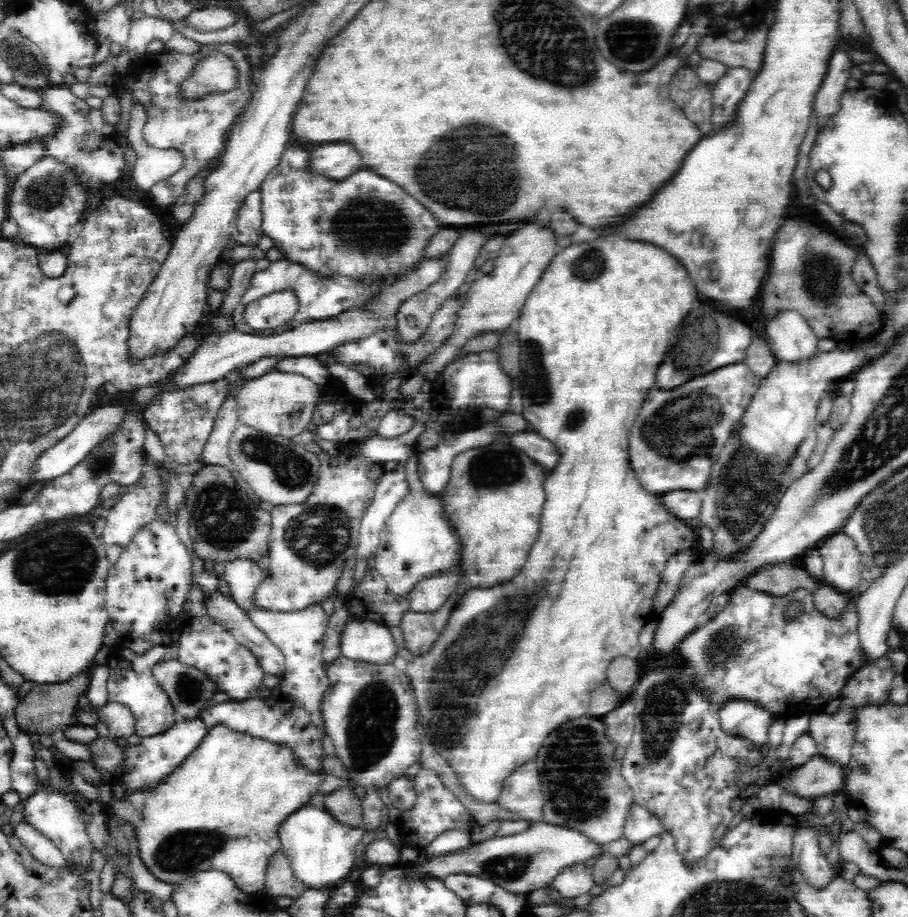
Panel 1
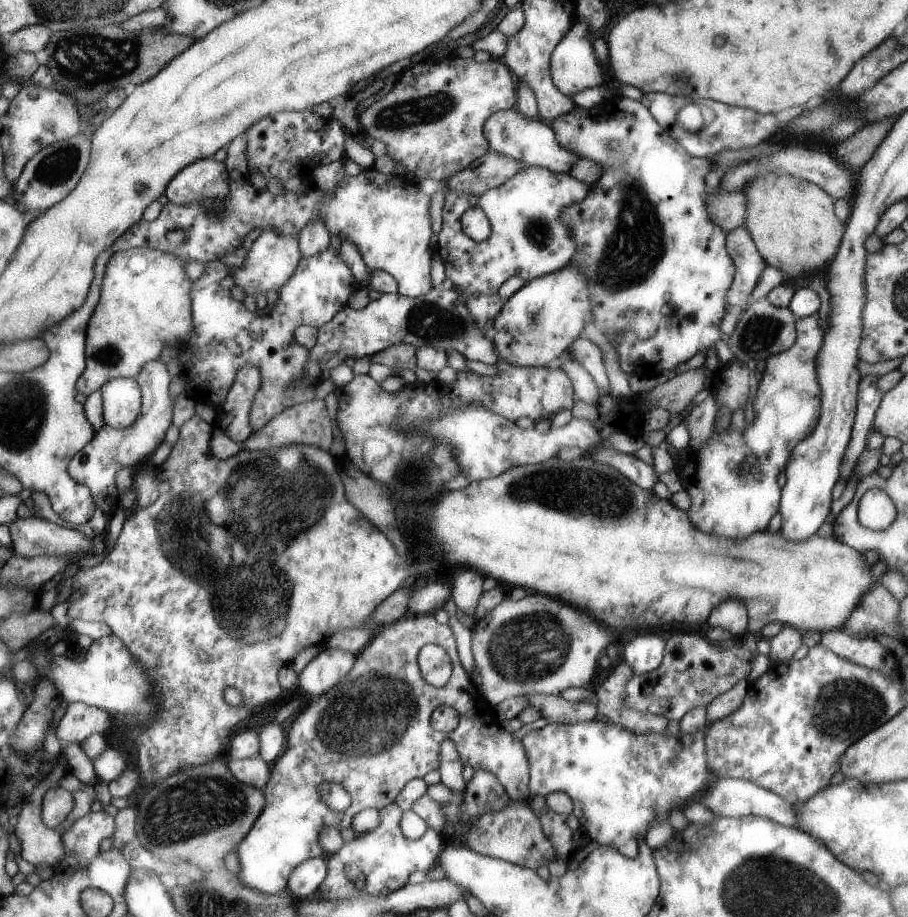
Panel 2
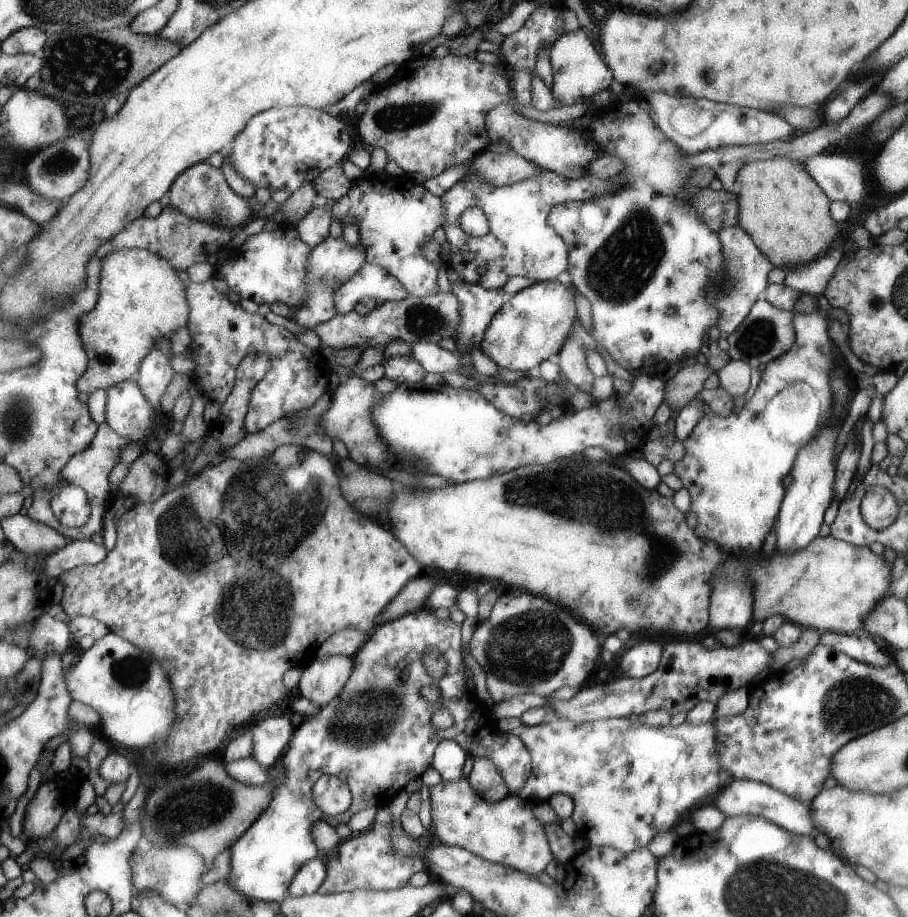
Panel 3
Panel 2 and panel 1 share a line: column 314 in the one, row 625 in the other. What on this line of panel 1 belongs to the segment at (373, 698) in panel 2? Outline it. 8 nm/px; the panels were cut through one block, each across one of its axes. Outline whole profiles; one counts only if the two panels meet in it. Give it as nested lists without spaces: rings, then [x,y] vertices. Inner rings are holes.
[[[744,583],[738,584],[731,592],[730,599],[725,604],[725,607],[713,618],[705,618],[699,627],[697,627],[691,634],[688,634],[678,646],[678,658],[680,662],[677,664],[677,668],[693,668],[696,675],[693,676],[693,684],[701,685],[701,688],[705,689],[705,696],[710,696],[709,703],[714,705],[714,709],[720,708],[726,700],[730,698],[741,698],[742,700],[751,700],[760,706],[763,706],[764,710],[775,714],[778,718],[784,720],[790,718],[792,714],[808,714],[813,715],[816,713],[824,713],[826,705],[831,700],[836,700],[841,695],[841,688],[845,686],[847,680],[856,672],[860,667],[866,666],[865,658],[863,657],[863,650],[859,641],[858,632],[856,626],[858,626],[858,616],[856,616],[855,602],[847,604],[846,608],[842,610],[836,617],[826,616],[821,613],[814,605],[814,597],[809,590],[796,589],[792,593],[785,594],[784,596],[772,596],[768,593],[754,591],[748,588]],[[796,600],[802,603],[802,616],[798,616],[798,619],[788,623],[786,617],[783,615],[785,611],[785,604],[788,601]]]

